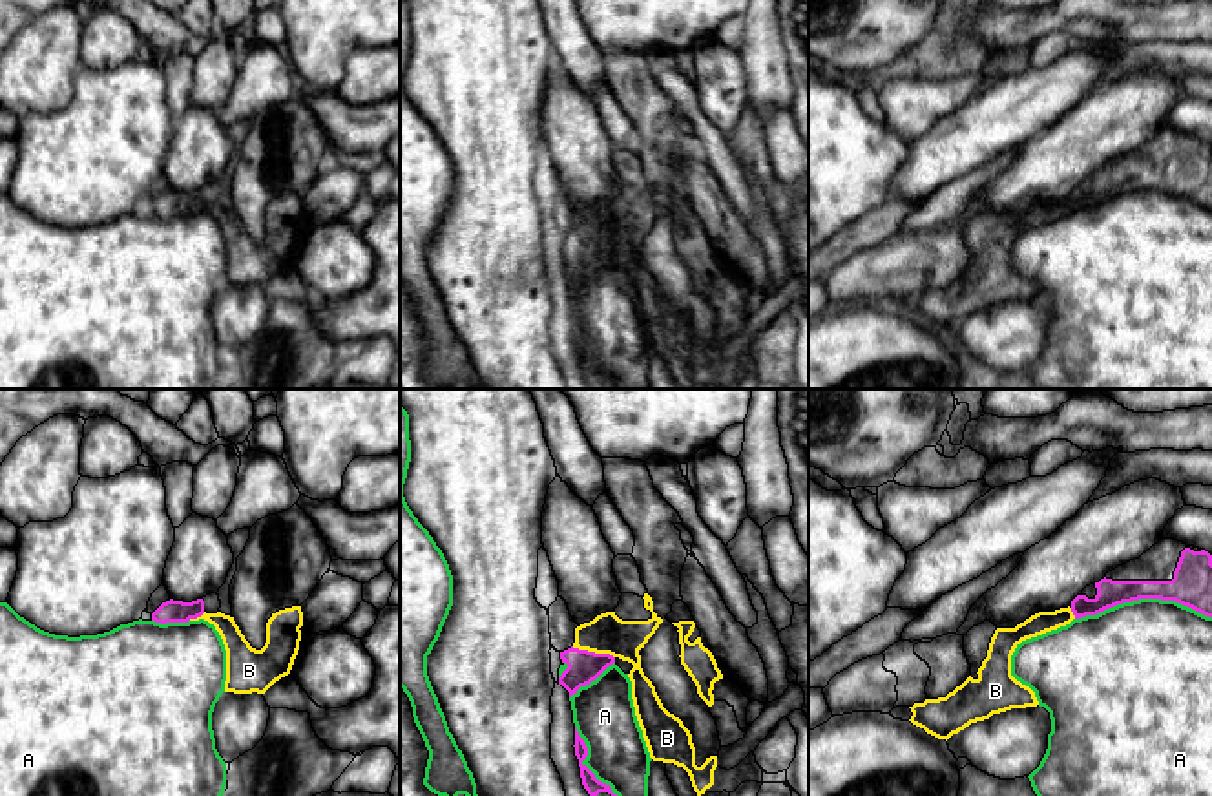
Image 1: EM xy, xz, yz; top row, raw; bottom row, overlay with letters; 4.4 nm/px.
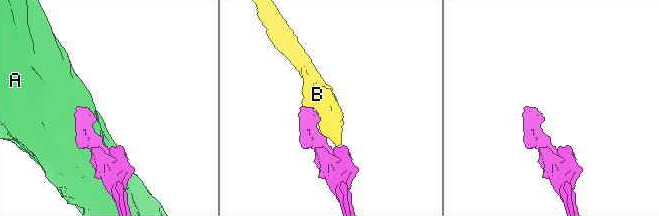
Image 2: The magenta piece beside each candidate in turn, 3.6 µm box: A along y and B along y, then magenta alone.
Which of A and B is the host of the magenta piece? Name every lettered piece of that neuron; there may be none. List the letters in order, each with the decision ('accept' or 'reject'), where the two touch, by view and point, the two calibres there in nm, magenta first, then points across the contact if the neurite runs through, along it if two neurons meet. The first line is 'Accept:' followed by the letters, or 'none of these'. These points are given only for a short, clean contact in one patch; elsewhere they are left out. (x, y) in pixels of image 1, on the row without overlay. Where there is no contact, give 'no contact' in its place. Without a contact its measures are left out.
Accept: B
A: reject; contact yz (1143, 188); calibres 180 and 480 nm
B: accept; contact xz (594, 243); calibres 140 and 180 nm

